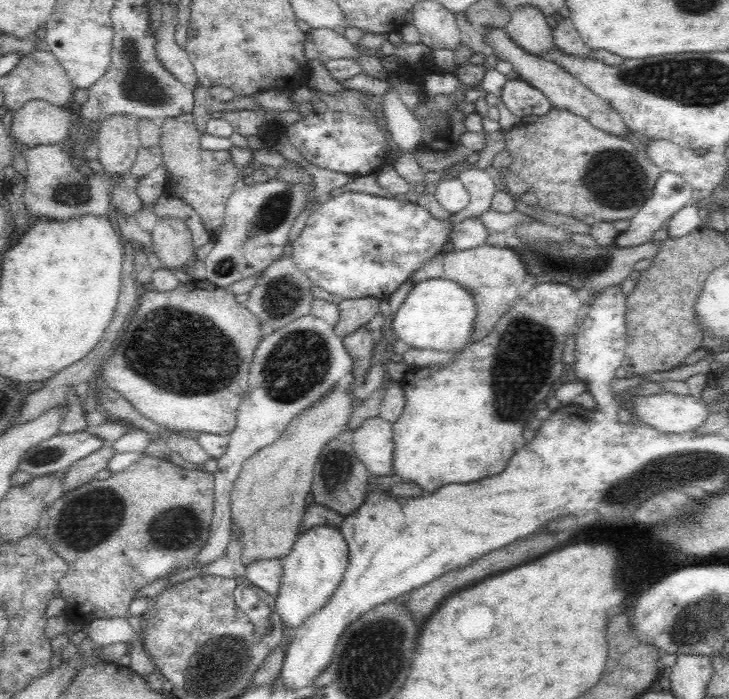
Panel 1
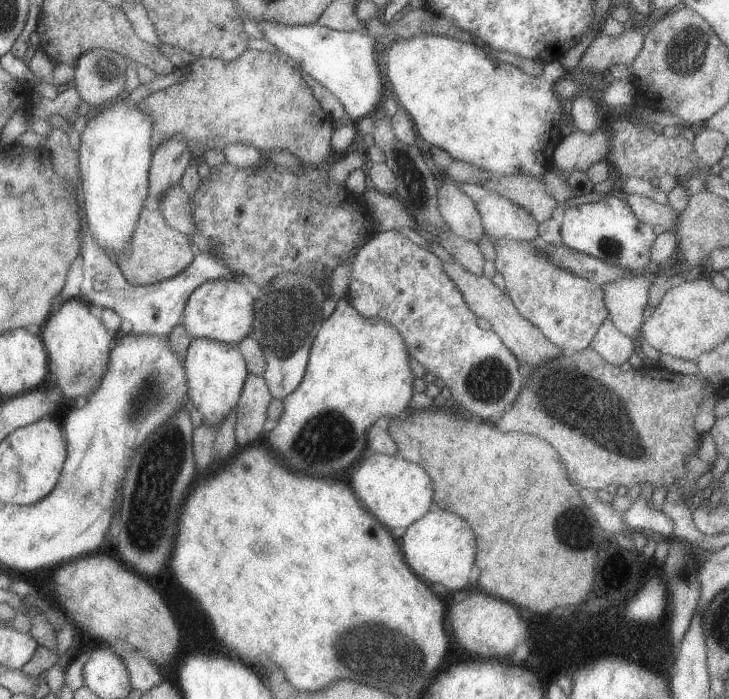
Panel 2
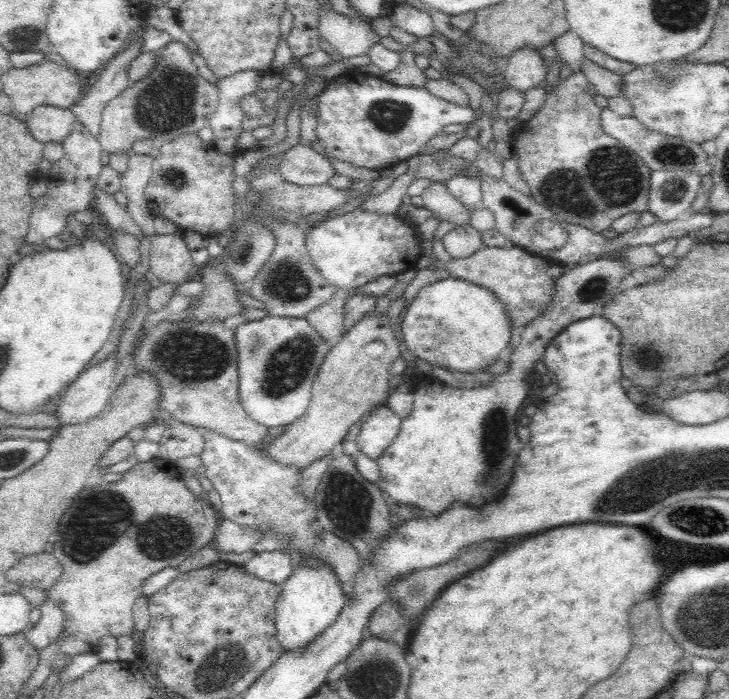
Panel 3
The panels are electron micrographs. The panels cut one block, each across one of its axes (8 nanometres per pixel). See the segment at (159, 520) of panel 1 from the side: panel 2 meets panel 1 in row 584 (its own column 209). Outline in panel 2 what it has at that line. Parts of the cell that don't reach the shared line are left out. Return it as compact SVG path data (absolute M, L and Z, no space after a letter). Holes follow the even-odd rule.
M245 50L229 62L221 58L199 58L179 70L183 72L183 82L137 102L137 108L153 118L153 152L159 144L179 134L189 144L193 162L205 150L223 150L227 144L247 144L265 152L291 152L303 166L325 168L333 160L329 156L329 140L335 128L333 120L311 94L303 72L277 54Z

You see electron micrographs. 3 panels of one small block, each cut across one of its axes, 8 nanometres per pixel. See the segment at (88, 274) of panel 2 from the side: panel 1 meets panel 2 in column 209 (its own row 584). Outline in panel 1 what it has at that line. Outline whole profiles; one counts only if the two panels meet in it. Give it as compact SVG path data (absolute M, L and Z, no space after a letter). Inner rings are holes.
M266 558L266 560L254 560L252 564L246 564L246 580L250 586L258 586L264 592L276 596L282 586L284 576L284 558Z

